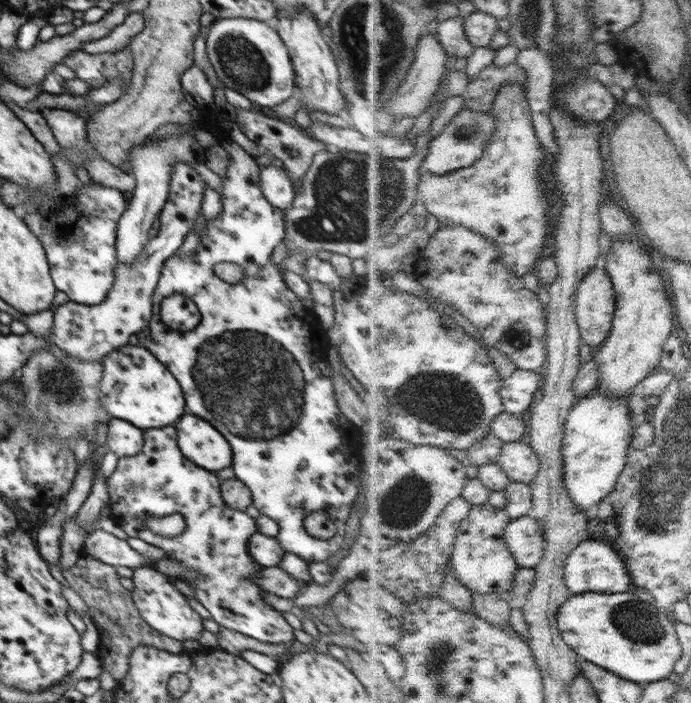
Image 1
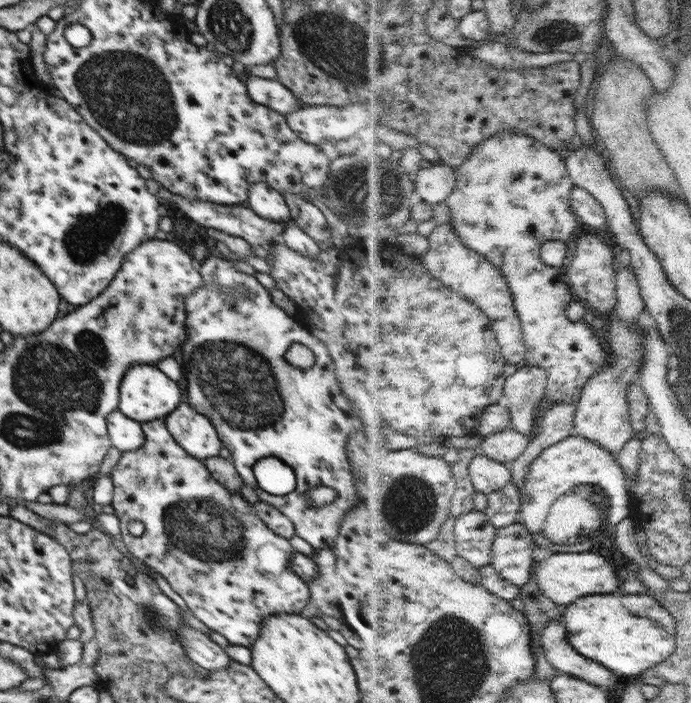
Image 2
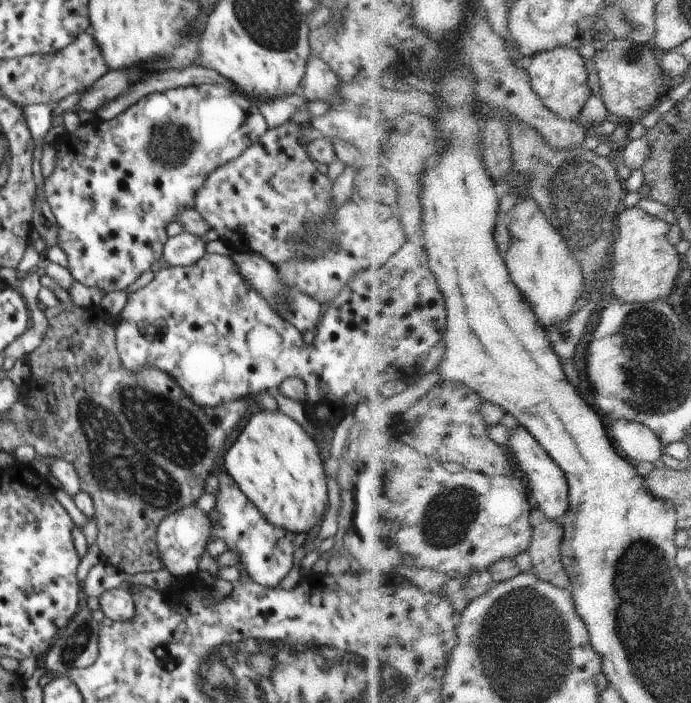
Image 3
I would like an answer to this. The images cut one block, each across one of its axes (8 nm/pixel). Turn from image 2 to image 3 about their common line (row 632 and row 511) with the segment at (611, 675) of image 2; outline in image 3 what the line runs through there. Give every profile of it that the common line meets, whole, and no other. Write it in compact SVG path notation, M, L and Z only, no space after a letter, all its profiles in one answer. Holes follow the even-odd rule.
M519 425L512 428L512 436L508 447L514 452L516 459L531 482L531 499L535 507L543 509L547 513L548 520L563 520L570 510L570 482L566 472L560 468L560 464L546 452L546 448L534 437L534 434Z

